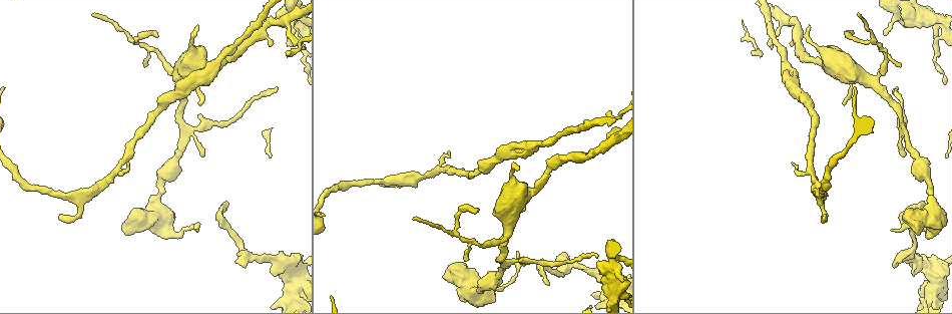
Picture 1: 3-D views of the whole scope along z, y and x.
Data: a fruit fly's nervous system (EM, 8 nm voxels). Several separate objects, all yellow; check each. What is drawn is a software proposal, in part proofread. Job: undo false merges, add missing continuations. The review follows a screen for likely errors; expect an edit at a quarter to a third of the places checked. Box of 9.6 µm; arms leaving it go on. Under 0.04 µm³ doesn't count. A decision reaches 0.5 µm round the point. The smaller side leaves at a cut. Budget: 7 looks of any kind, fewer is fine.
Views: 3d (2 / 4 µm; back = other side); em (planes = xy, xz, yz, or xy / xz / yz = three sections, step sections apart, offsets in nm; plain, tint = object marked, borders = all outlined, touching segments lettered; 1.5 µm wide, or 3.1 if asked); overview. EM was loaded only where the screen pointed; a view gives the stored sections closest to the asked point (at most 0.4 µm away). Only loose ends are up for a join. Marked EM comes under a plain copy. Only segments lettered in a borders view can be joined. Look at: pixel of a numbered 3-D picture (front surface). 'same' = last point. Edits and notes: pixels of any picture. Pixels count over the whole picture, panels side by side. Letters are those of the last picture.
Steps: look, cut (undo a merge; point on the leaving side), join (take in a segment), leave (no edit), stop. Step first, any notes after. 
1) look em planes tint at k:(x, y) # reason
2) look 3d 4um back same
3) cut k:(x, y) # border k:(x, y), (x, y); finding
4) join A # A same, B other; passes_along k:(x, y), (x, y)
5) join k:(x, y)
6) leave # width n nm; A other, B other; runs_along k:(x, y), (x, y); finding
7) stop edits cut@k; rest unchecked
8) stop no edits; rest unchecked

look 3d 2um at 1:(263, 257) # calibre changes

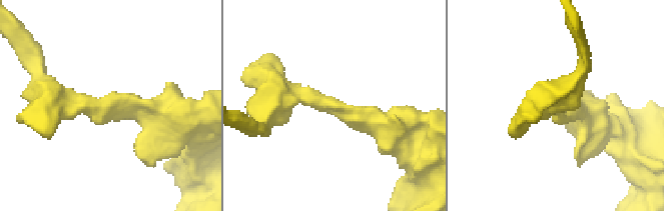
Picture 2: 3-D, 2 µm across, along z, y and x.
look em planes tint at 2:(341, 113) # shape alone is not enough

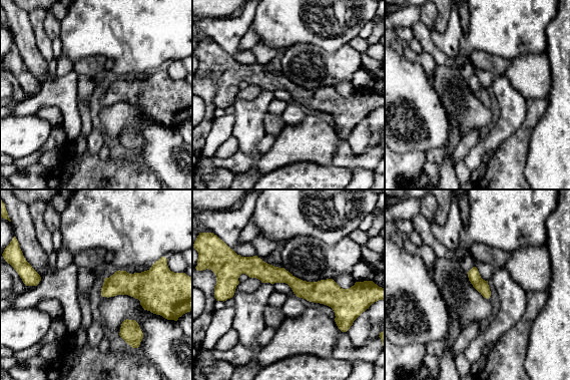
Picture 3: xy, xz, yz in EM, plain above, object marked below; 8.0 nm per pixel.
look em planes borders same

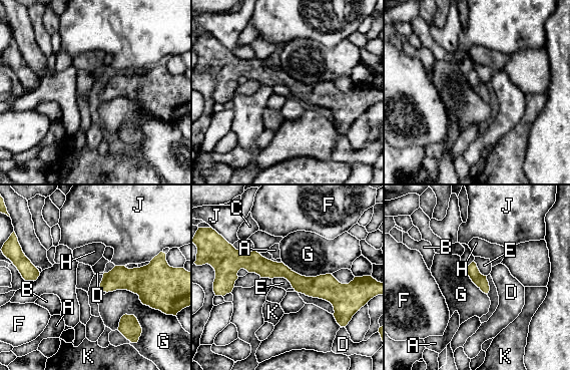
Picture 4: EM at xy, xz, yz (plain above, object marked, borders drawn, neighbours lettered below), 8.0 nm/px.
leave # A other, B other, C other, D other, E other, F other, G other, H other, J other, K other; border 4:(272, 278), (284, 278), (293, 287); one neuron here

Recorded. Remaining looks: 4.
look 3d 2um back at 1:(382, 185) # tapers out

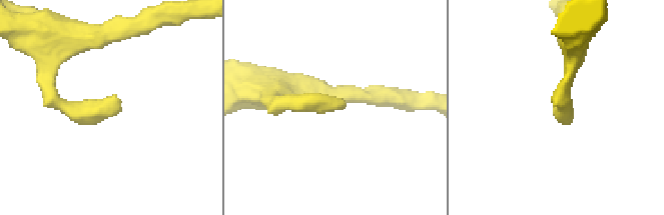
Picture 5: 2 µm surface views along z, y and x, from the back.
look em planes tint at 5:(339, 105)

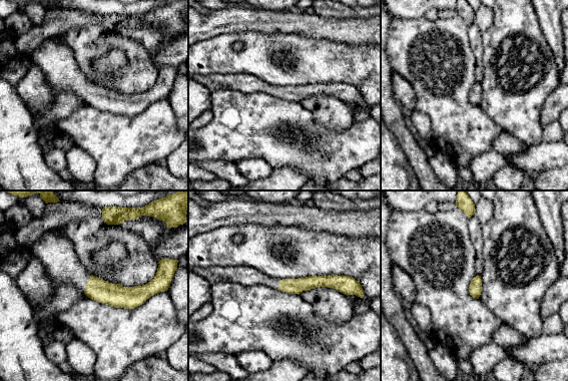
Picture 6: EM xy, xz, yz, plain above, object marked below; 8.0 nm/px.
look em planes borders same # what lies round it

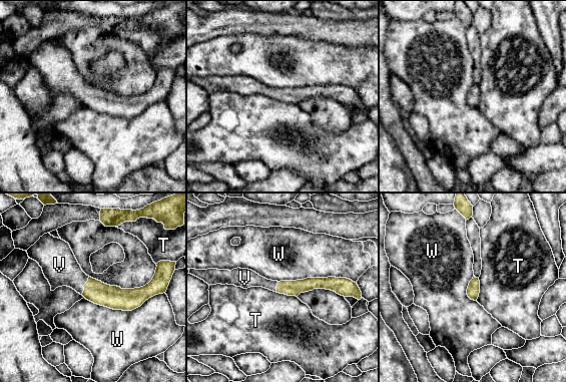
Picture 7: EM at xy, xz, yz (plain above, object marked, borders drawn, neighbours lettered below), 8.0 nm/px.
join V # width 100 nm; T other, V same, W other; passes_along 7:(95, 291), (83, 286), (60, 267); the neuron continues

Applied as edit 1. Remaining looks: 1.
stop edits join@7; rest unchecked

